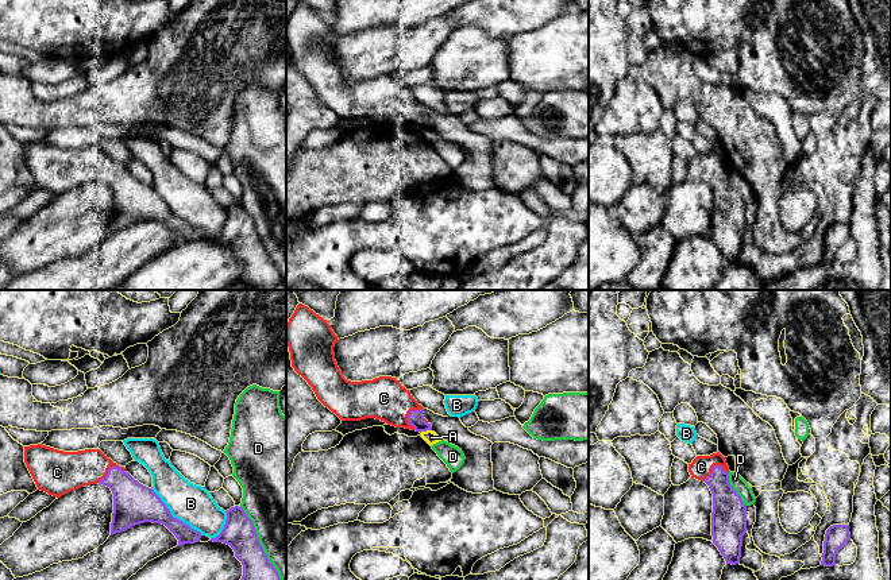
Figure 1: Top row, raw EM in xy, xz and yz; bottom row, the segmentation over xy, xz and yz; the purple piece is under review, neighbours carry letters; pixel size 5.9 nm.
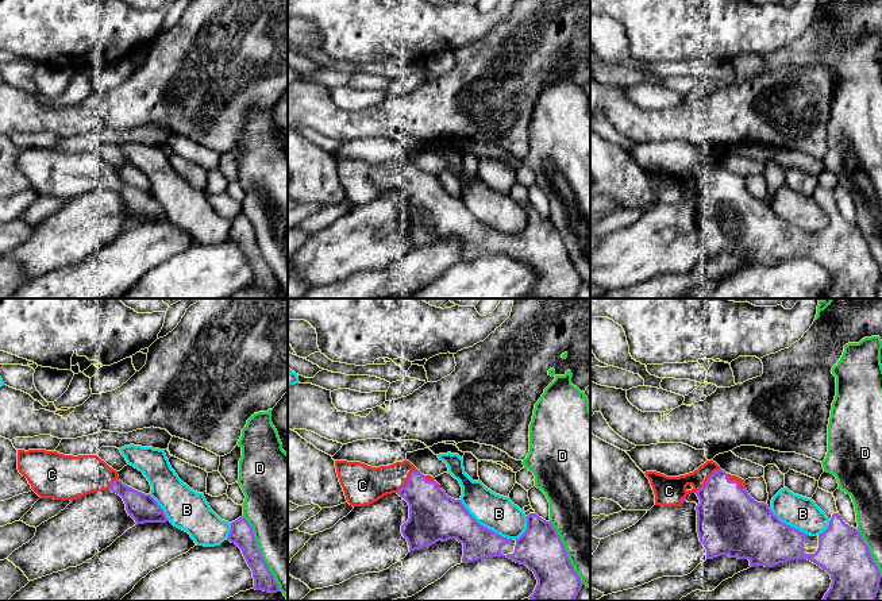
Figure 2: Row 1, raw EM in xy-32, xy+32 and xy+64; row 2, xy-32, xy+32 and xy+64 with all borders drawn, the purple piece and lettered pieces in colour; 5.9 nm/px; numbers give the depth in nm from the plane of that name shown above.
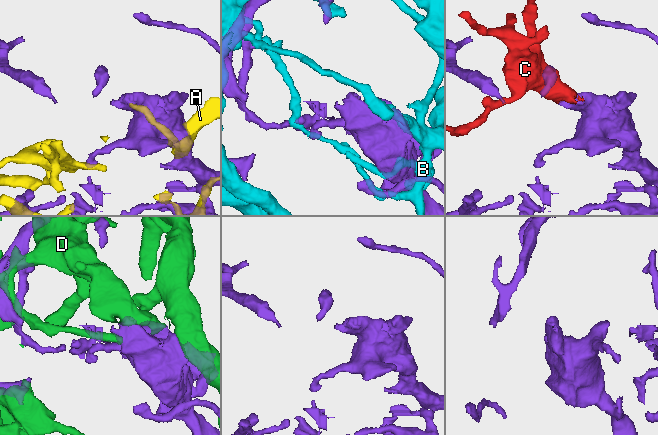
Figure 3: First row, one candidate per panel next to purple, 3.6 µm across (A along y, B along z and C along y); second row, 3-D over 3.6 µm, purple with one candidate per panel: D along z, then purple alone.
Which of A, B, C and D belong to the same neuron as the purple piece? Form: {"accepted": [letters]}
{"accepted": ["C"]}

